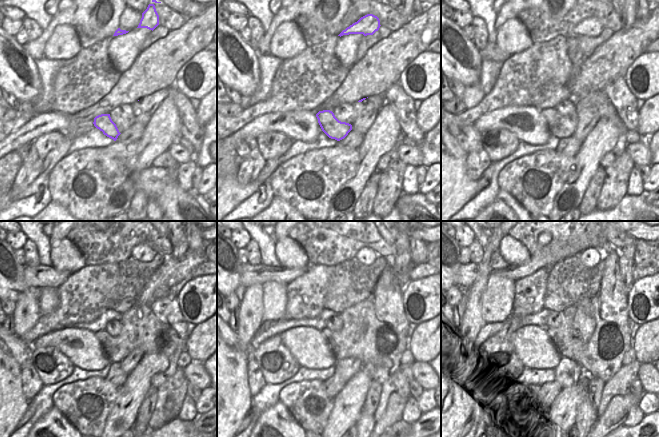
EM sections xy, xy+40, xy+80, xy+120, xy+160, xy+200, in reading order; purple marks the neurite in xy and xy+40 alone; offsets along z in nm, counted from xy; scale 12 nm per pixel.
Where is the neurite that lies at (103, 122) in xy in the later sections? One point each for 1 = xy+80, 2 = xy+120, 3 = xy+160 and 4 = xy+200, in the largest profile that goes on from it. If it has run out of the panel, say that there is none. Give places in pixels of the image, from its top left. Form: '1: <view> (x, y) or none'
1: xy+80 (559, 126)
2: xy+120 (134, 321)
3: xy+160 (347, 343)
4: xy+200 (579, 321)

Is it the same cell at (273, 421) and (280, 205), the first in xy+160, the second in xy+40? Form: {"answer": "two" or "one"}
{"answer": "one"}

